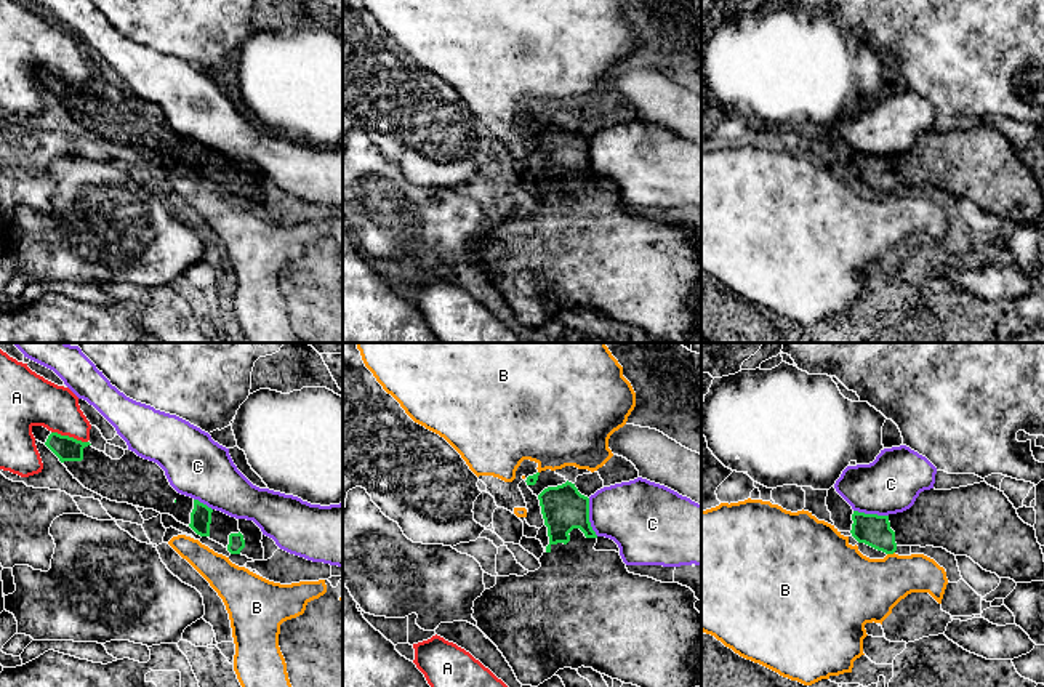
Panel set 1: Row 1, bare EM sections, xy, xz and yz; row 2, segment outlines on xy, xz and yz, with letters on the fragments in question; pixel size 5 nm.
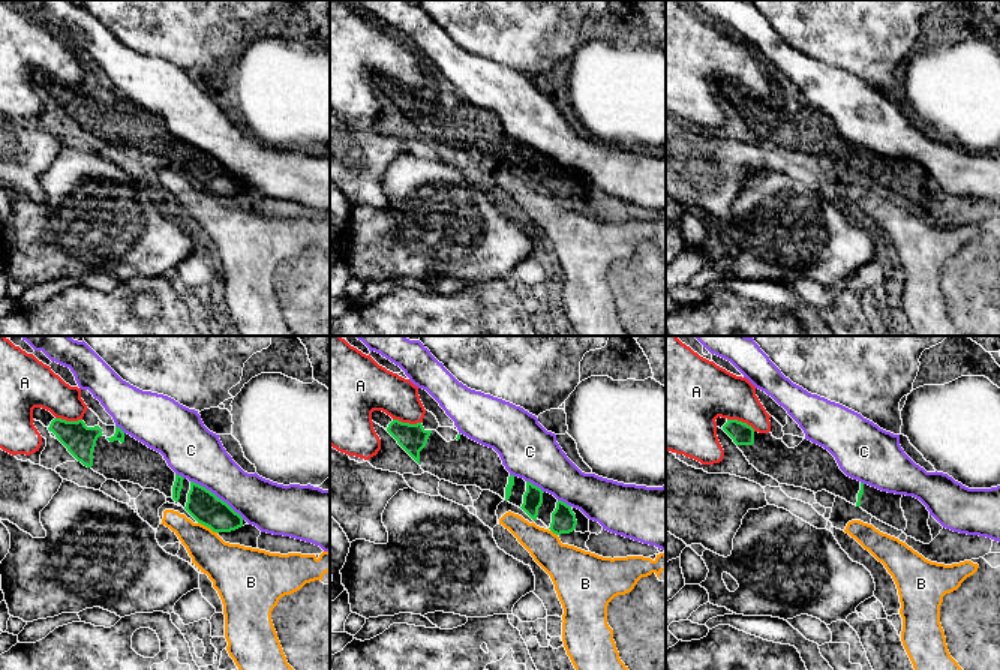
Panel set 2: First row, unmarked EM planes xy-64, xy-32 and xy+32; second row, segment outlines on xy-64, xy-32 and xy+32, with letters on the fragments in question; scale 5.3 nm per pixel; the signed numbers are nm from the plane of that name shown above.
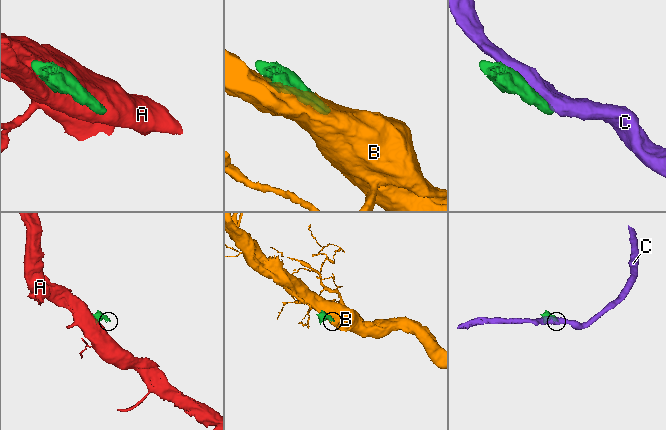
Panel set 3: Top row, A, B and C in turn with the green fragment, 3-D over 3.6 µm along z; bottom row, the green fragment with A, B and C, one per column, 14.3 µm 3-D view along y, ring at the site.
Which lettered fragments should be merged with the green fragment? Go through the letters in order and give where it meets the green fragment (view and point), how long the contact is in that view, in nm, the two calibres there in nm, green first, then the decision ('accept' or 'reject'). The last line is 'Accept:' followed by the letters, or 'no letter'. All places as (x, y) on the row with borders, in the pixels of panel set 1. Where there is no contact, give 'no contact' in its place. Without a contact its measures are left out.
A: meets green in xy at (68, 436); contact 190 nm long; 130 nm thick on the green side, 260 nm on the other; reject
B: meets green in yz at (891, 553); contact 40 nm long; 160 nm thick on the green side, 340 nm on the other; reject
C: meets green in xz at (588, 518); contact 200 nm long; 220 nm thick on the green side, 360 nm on the other; reject
Accept: no letter

